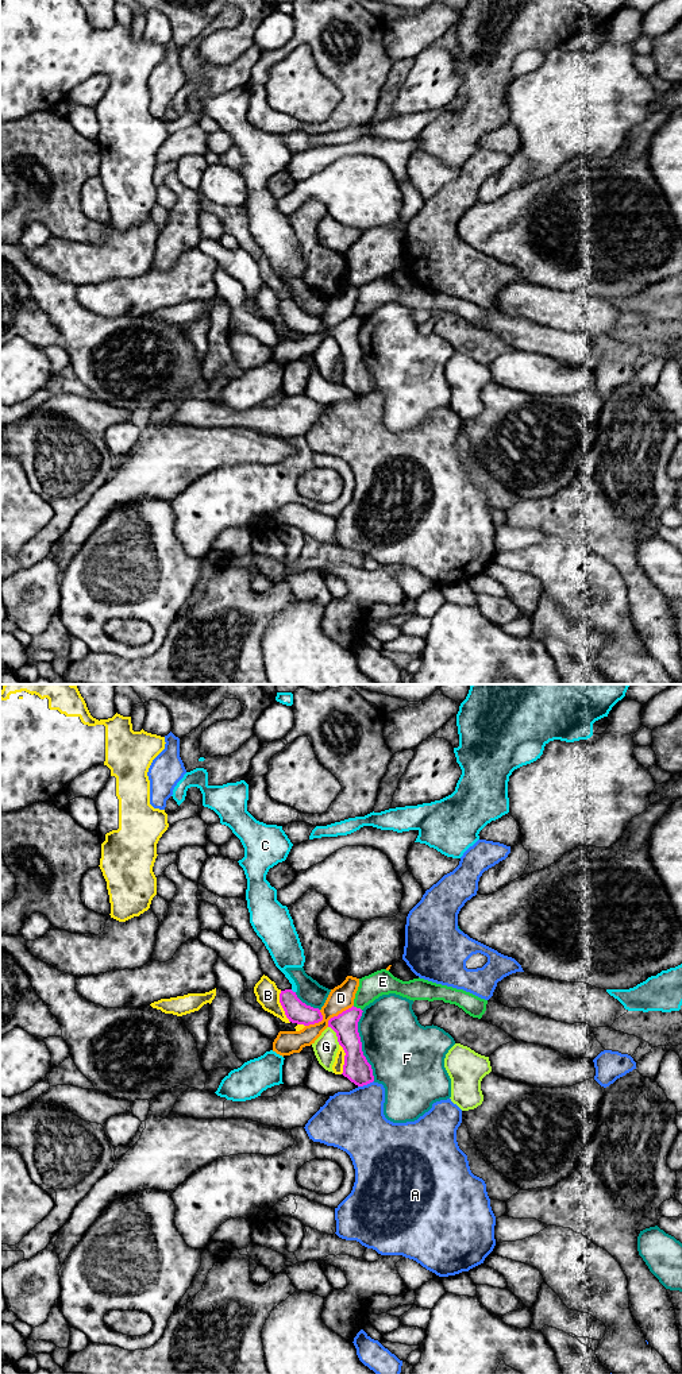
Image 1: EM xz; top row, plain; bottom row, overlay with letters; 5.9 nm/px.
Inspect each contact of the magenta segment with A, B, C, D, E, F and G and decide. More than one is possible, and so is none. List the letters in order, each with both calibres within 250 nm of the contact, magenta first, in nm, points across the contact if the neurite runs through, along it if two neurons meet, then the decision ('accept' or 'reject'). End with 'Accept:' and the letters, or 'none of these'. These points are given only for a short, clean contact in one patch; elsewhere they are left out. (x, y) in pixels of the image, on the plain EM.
A: 160/360 nm | reject
B: 140/140 nm | reject
C: 140/190 nm | reject
D: 150/150 nm | along xz (353, 313), (334, 324), (327, 335) | reject
E: 150/150 nm | along xz (353, 315), (361, 319) | reject
F: 160/400 nm | reject
G: 160/150 nm | reject
Accept: none of these

